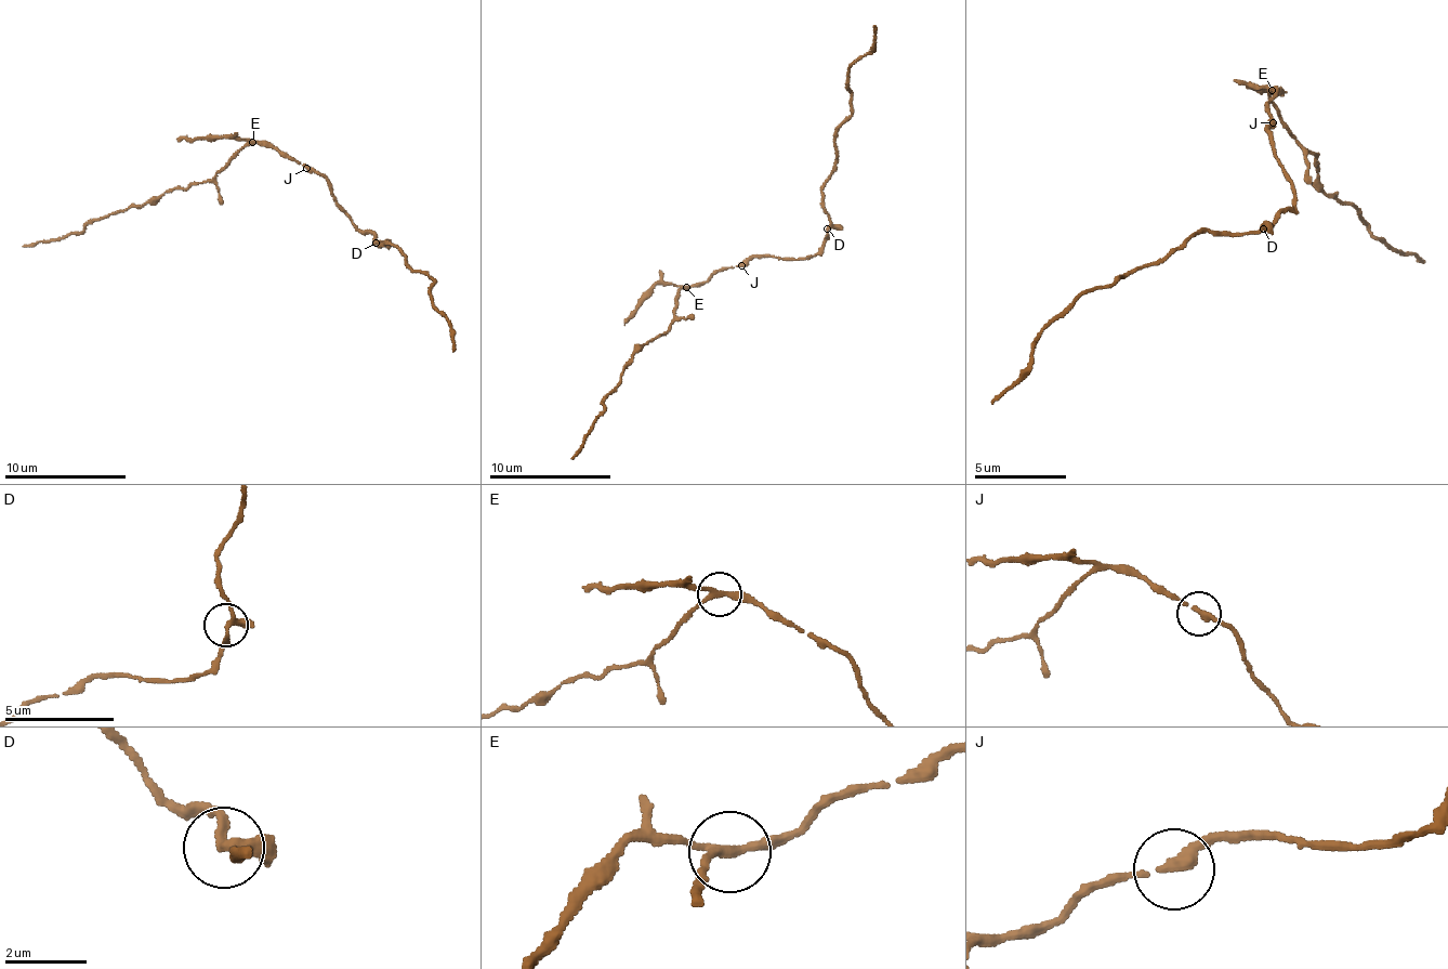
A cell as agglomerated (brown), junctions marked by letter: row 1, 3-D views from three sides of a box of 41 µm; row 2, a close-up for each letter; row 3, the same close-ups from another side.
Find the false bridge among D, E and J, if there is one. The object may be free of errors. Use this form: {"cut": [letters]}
{"cut": ["E"]}

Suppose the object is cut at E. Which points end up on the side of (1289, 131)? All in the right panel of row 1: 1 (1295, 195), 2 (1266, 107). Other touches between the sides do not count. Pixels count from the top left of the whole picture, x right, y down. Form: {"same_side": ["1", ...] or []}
{"same_side": []}

